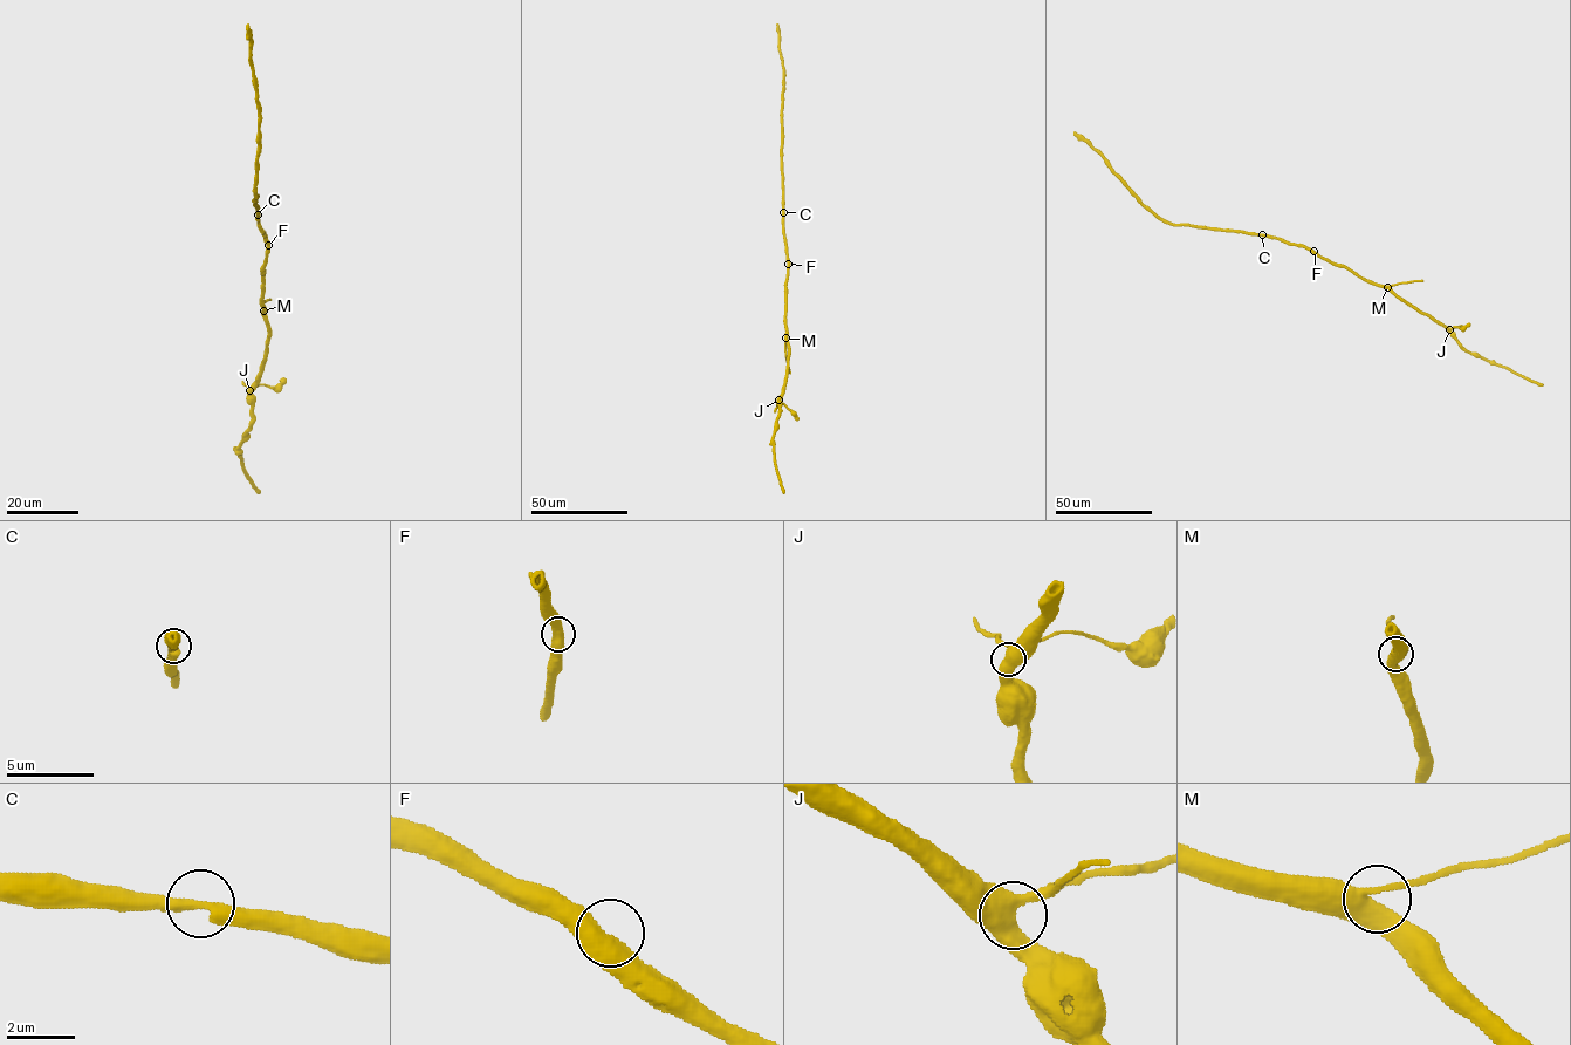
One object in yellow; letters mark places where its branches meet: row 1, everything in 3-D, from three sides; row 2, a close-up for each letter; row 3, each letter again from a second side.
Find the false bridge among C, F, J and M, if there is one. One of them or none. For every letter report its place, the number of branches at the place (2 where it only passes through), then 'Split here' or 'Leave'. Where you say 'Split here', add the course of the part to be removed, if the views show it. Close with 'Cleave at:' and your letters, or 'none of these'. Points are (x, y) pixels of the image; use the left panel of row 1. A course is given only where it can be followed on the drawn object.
C: Place: (258, 214). Branches: 2. Leave
F: Place: (268, 245). Branches: 2. Leave
J: Place: (249, 390). Branches: 3. Leave
M: Place: (263, 311). Branches: 3. Leave
Cleave at: none of these

